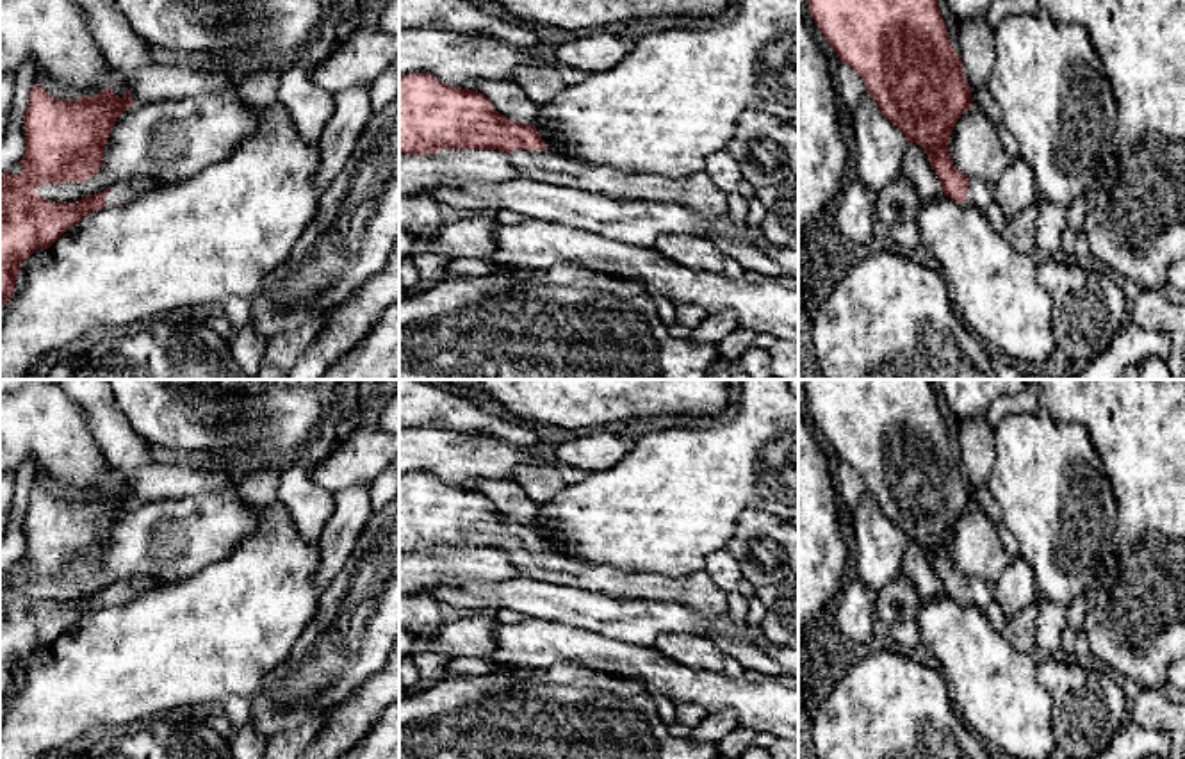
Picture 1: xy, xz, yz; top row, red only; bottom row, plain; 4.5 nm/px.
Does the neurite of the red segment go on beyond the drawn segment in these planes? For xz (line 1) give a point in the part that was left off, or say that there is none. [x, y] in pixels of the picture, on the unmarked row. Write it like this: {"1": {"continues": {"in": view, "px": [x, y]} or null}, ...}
{"1": {"continues": {"in": "xz", "px": [695, 590]}}}

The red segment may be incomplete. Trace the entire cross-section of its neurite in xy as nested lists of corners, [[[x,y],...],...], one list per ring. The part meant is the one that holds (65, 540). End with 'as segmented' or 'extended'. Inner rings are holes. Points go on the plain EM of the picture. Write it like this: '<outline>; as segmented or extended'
[[[39,483],[32,486],[23,515],[25,554],[18,561],[23,568],[18,574],[0,572],[0,611],[4,613],[0,616],[0,711],[14,693],[21,661],[37,647],[48,649],[69,625],[94,609],[125,604],[141,592],[164,584],[153,575],[134,575],[75,602],[53,602],[34,590],[50,581],[59,584],[87,581],[96,574],[103,563],[103,545],[114,522],[132,504],[130,488],[119,497],[110,485],[96,495],[78,495],[77,501],[55,499]]]; extended

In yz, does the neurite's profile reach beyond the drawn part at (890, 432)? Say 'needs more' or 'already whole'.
needs more

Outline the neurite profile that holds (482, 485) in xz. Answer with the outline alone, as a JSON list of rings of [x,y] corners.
[[[479,479],[470,486],[465,488],[474,488],[478,492],[483,492],[494,504],[494,508],[515,520],[515,522],[524,522],[524,524],[540,524],[540,506],[527,499],[522,486],[515,481],[503,479]]]

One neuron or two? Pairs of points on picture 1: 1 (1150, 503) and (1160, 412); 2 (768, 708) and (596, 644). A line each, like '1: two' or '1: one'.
1: one
2: one

